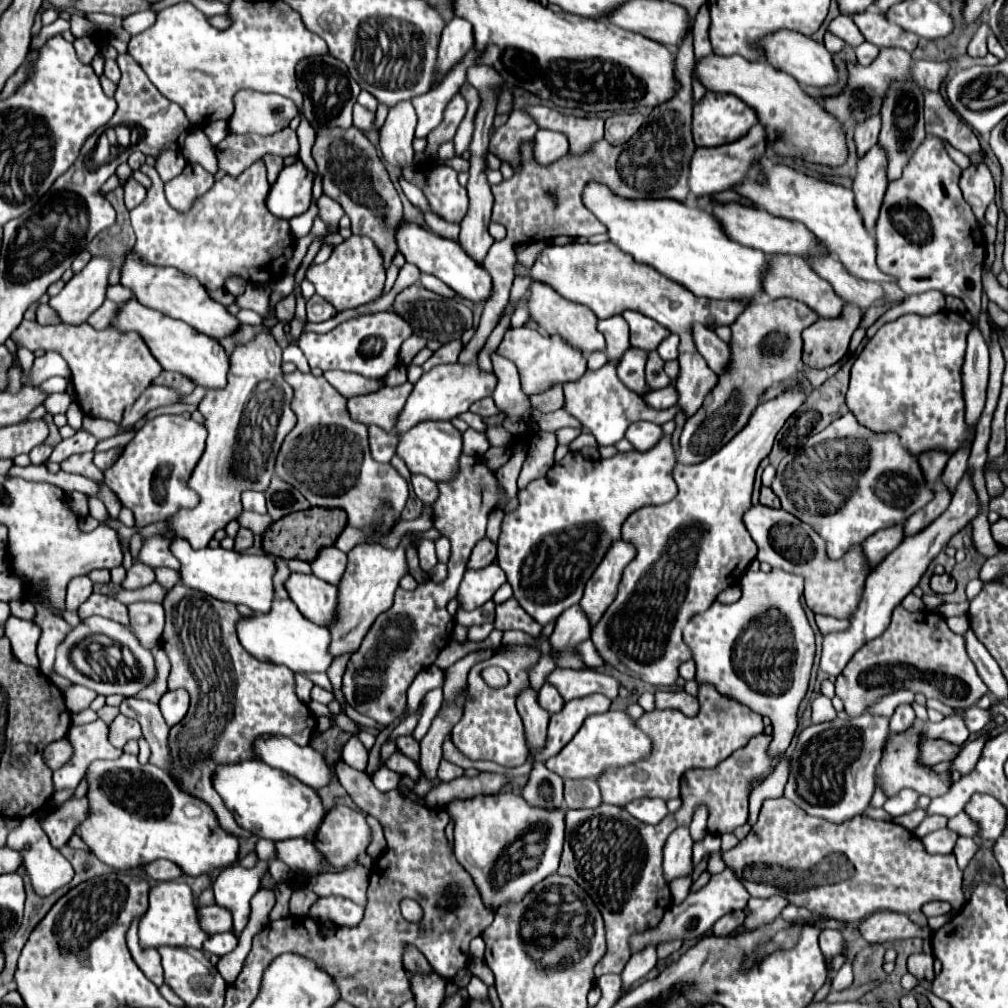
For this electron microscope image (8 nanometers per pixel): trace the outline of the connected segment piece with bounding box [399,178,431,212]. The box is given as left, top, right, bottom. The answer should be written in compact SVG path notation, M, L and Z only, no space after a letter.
M399 178L399 182L401 182L401 188L403 188L403 192L407 194L407 198L409 198L409 202L413 204L413 206L417 206L417 208L421 208L423 212L427 212L427 210L431 210L431 206L429 206L429 202L427 202L427 198L425 198L425 194L417 188L417 186L413 186L413 184L409 184L409 182L405 182L403 178Z

